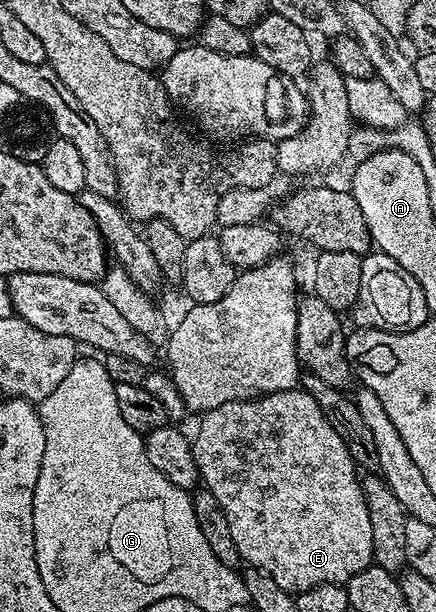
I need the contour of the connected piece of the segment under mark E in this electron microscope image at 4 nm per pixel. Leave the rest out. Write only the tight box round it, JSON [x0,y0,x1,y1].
[191,389,373,593]

